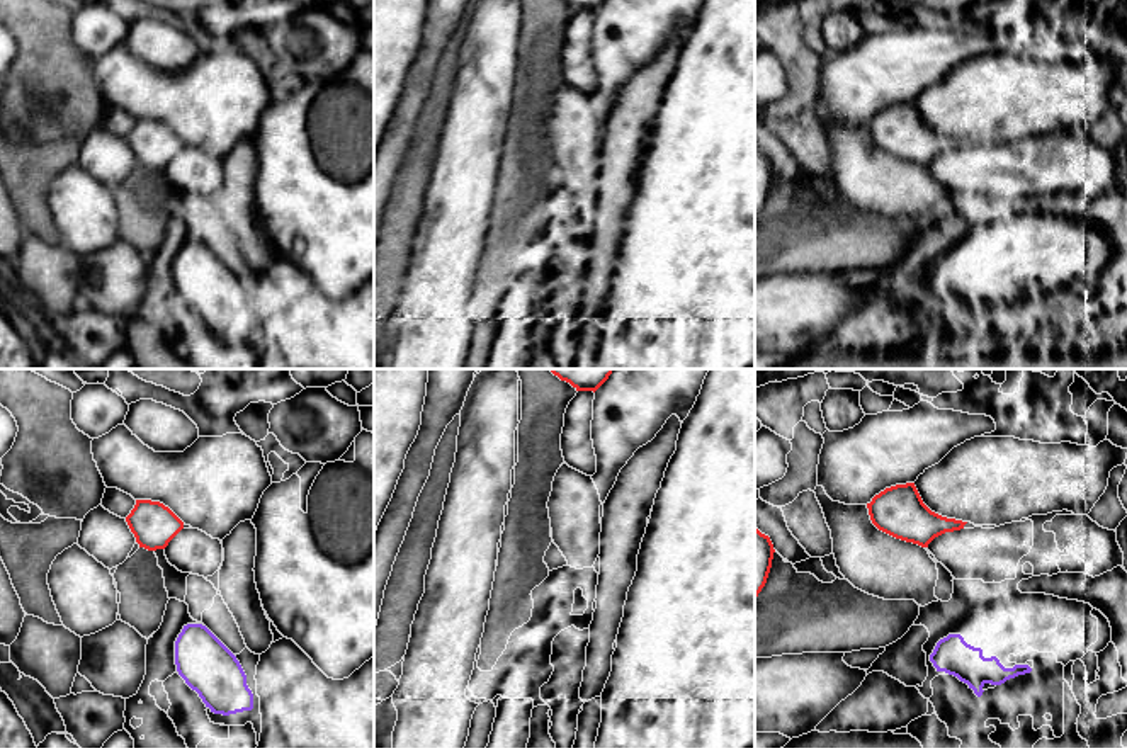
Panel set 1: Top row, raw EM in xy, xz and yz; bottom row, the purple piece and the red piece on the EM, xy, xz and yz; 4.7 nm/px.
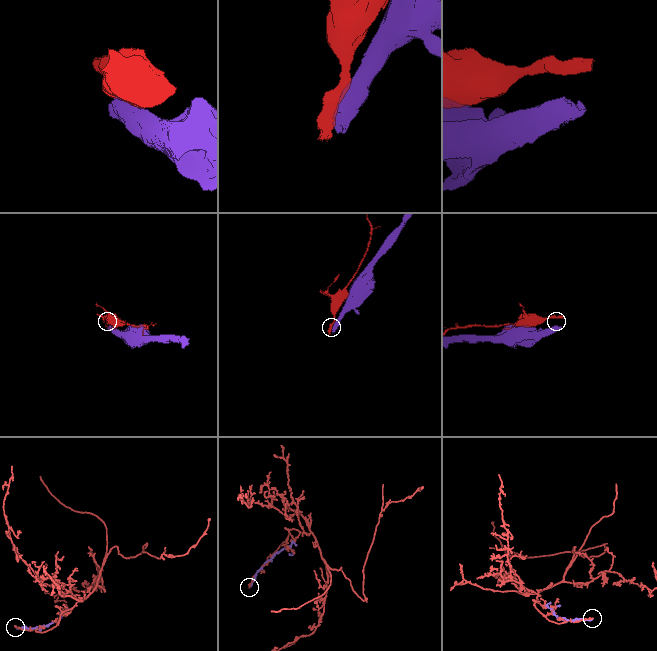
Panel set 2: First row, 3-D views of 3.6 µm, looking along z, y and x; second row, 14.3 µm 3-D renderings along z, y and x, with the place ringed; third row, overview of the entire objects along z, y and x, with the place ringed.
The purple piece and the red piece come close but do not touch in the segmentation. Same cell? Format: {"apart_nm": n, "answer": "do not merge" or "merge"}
{"apart_nm": 380, "answer": "do not merge"}

